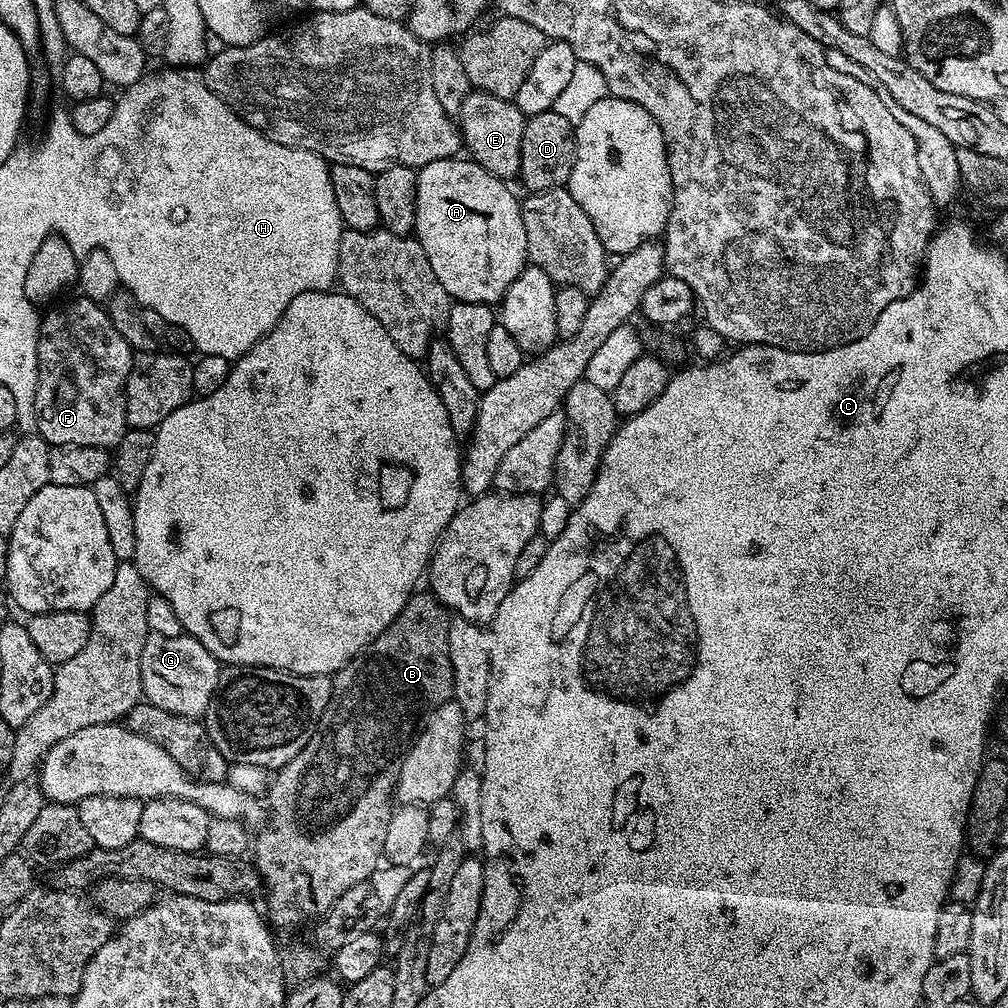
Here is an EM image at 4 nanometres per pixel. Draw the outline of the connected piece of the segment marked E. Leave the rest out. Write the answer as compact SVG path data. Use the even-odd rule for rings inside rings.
M473 90L462 102L458 127L467 155L481 164L486 171L505 182L520 176L520 151L526 117L512 100L503 100L489 92Z

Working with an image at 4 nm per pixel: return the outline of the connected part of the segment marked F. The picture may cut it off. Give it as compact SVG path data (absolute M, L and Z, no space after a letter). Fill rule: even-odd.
M79 299L45 311L40 321L35 431L52 446L73 444L112 450L128 428L124 387L134 351L97 301Z

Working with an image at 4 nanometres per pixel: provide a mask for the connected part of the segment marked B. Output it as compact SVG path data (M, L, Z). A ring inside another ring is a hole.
M431 591L413 592L398 618L368 645L366 655L355 656L331 677L330 702L310 742L271 777L266 793L270 809L268 829L254 838L254 872L268 891L266 916L277 929L304 924L307 920L319 921L350 886L365 883L381 866L386 826L394 811L396 779L402 762L428 713L452 699L449 619L444 605Z

